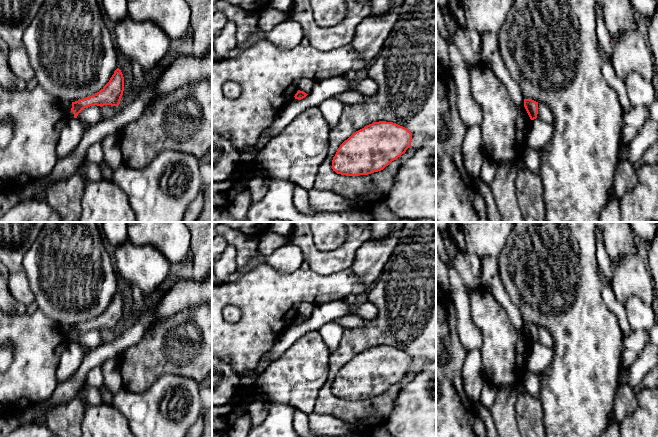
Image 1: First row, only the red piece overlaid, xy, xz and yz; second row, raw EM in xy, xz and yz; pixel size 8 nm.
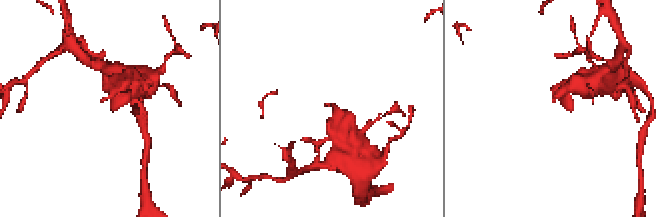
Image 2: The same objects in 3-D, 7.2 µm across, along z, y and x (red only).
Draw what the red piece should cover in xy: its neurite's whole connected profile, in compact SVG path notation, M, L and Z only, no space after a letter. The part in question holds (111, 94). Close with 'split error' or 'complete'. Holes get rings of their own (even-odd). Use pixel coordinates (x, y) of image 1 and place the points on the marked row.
M119 68L114 71L109 82L97 93L92 96L72 102L71 112L74 118L84 109L90 106L118 106L124 91L124 77Z; complete

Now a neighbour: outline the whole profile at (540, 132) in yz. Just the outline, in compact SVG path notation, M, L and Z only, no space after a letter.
M538 118L532 120L526 136L526 145L540 151L550 141L553 131L553 124Z

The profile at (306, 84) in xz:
M303 78L303 79L300 80L300 83L298 84L298 89L300 91L305 92L306 94L310 94L315 82L316 82L315 79Z

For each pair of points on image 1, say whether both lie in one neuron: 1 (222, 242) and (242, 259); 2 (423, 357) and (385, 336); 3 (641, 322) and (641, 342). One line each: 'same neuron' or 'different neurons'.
1: different neurons
2: same neuron
3: different neurons

